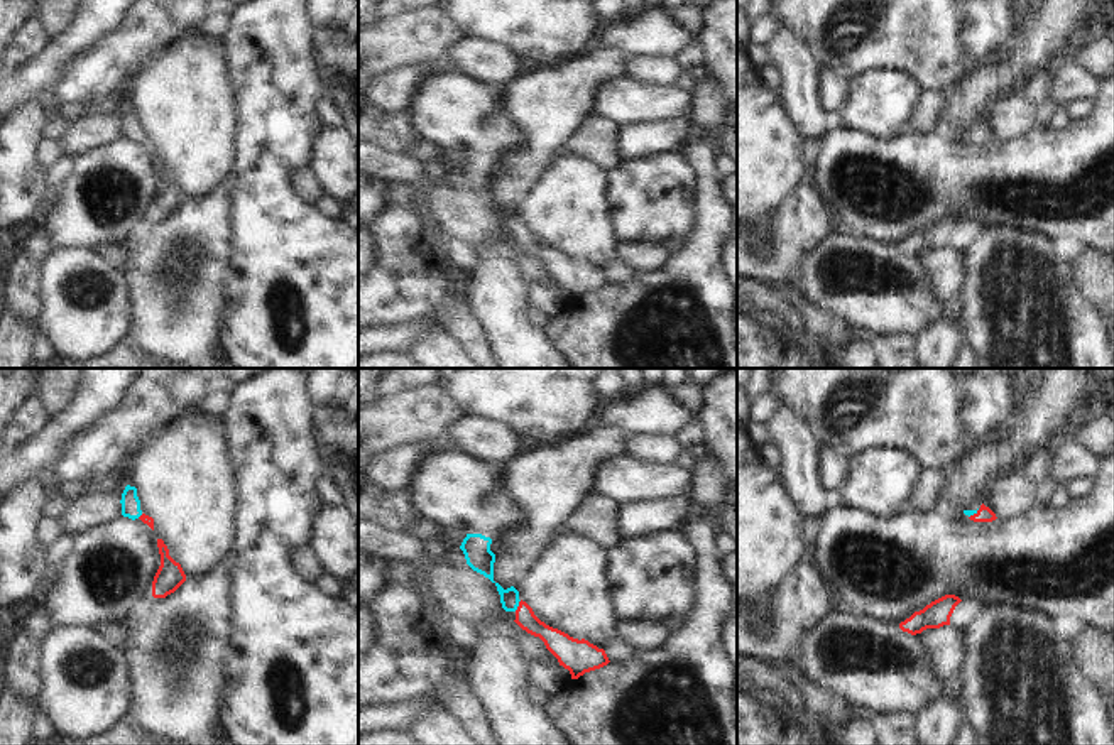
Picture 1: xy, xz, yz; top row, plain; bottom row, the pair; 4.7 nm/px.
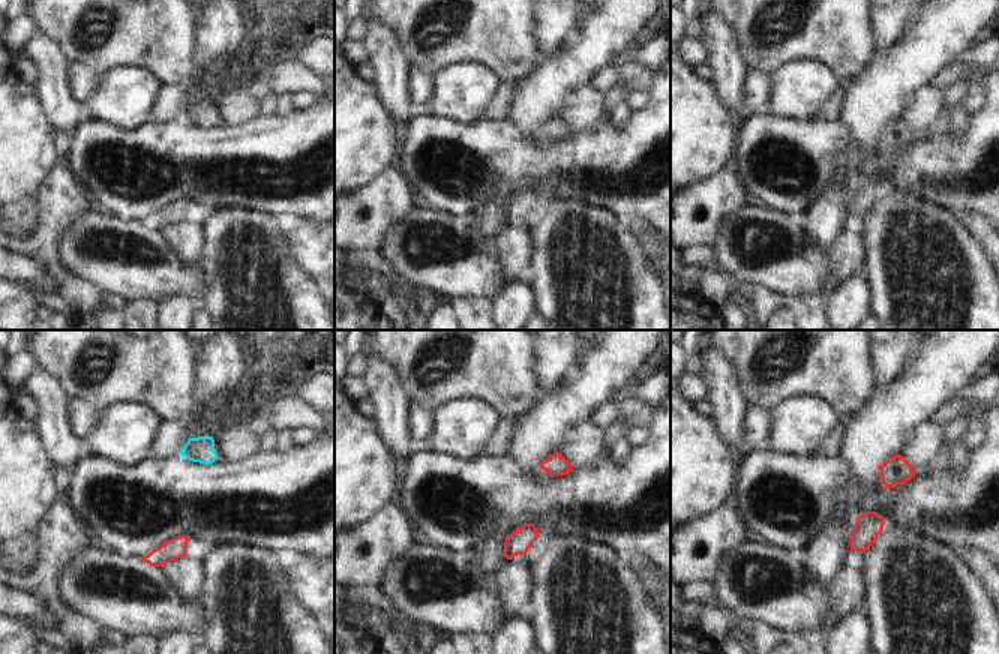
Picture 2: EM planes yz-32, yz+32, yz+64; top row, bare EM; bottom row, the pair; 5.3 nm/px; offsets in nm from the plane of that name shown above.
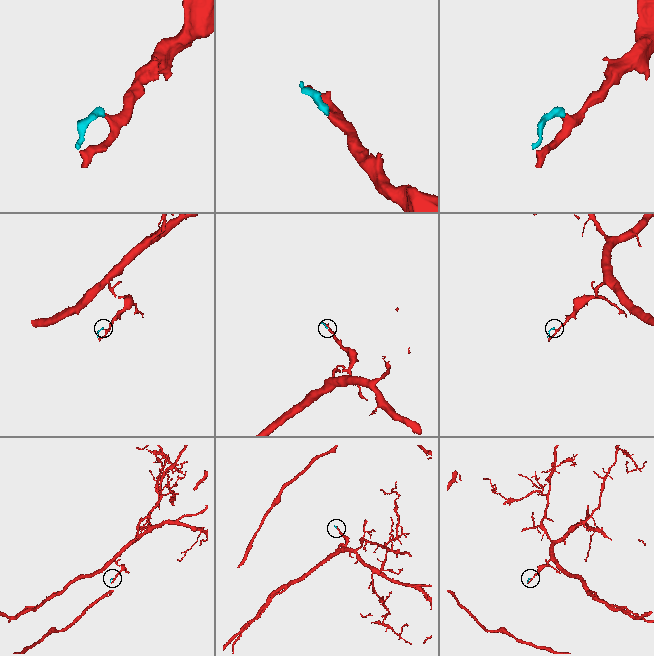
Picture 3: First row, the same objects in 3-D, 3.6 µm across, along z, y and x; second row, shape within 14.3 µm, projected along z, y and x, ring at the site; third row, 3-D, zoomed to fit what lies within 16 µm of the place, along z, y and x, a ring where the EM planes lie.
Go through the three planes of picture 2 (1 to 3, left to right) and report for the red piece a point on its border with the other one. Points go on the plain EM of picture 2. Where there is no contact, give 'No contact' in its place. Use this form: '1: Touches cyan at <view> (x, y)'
1: No contact
2: No contact
3: No contact.

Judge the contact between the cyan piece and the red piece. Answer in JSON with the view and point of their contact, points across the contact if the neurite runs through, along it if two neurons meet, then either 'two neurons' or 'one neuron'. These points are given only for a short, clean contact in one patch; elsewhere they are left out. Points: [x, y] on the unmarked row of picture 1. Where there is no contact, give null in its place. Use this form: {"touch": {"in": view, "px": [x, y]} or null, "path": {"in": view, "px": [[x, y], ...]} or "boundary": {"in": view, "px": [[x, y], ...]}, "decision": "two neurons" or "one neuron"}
{"touch": {"in": "xz", "px": [518, 227]}, "path": {"in": "xz", "px": [[484, 186], [491, 200], [518, 227], [555, 262]]}, "decision": "one neuron"}

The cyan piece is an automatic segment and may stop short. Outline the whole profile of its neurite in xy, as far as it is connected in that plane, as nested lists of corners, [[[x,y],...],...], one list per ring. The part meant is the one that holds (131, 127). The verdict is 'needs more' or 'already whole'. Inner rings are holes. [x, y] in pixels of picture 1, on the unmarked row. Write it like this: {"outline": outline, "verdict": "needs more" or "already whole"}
{"outline": [[[130,106],[125,108],[120,125],[122,125],[122,137],[123,139],[128,139],[132,142],[140,140],[144,145],[147,145],[154,152],[154,140],[145,137],[140,132],[140,122],[137,118],[135,108],[130,108]]], "verdict": "needs more"}

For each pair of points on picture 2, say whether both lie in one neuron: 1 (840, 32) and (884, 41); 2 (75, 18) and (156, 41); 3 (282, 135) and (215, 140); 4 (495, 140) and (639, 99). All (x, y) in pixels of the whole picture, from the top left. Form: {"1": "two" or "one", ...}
{"1": "two", "2": "one", "3": "one", "4": "two"}

